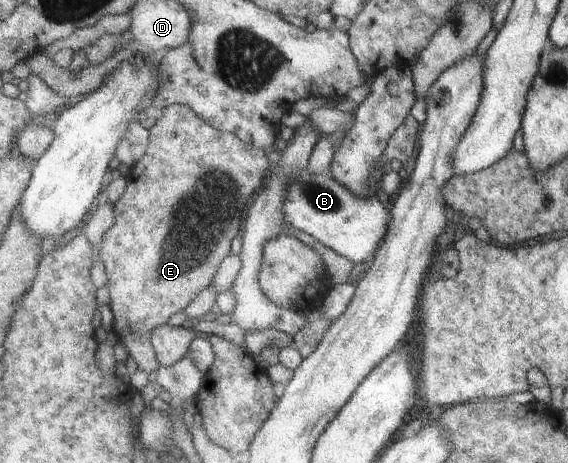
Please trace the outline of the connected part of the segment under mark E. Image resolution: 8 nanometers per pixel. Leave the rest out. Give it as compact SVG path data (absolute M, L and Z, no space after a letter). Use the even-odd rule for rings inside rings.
M178 103L177 105L171 105L165 113L163 113L162 118L159 120L158 124L154 126L153 129L149 130L149 146L147 146L148 149L146 150L145 156L135 164L135 166L132 166L131 172L129 177L127 178L127 185L125 188L125 191L123 192L122 197L115 202L115 224L107 230L105 233L104 239L102 240L101 246L100 246L100 257L102 258L102 261L104 262L104 268L105 273L107 274L107 290L109 292L109 308L112 310L113 314L113 338L118 338L121 340L122 345L126 348L128 351L129 356L131 356L135 362L135 367L141 368L141 370L144 370L145 372L149 373L151 377L153 377L155 370L159 370L160 362L158 361L158 353L154 349L154 343L152 340L152 334L155 329L158 329L160 326L167 325L167 322L169 322L169 318L171 316L175 316L177 312L185 312L186 308L199 296L199 293L202 293L203 290L206 288L209 288L212 286L212 282L214 281L214 278L216 277L216 274L218 273L218 270L222 268L222 264L226 261L227 258L232 258L231 254L231 246L233 246L233 240L235 240L235 236L239 236L239 230L241 230L241 226L243 223L241 222L242 218L245 218L245 213L247 212L247 202L253 198L253 194L255 192L259 192L261 188L265 188L265 183L269 180L269 177L267 176L267 172L269 172L269 158L267 158L267 151L265 149L259 148L258 146L255 146L255 143L246 143L243 139L240 139L236 134L233 134L229 131L220 131L219 129L216 129L214 126L211 126L210 123L205 122L203 118L199 117L198 114L195 114L194 110L191 110L191 107L188 107L187 105L181 105Z

